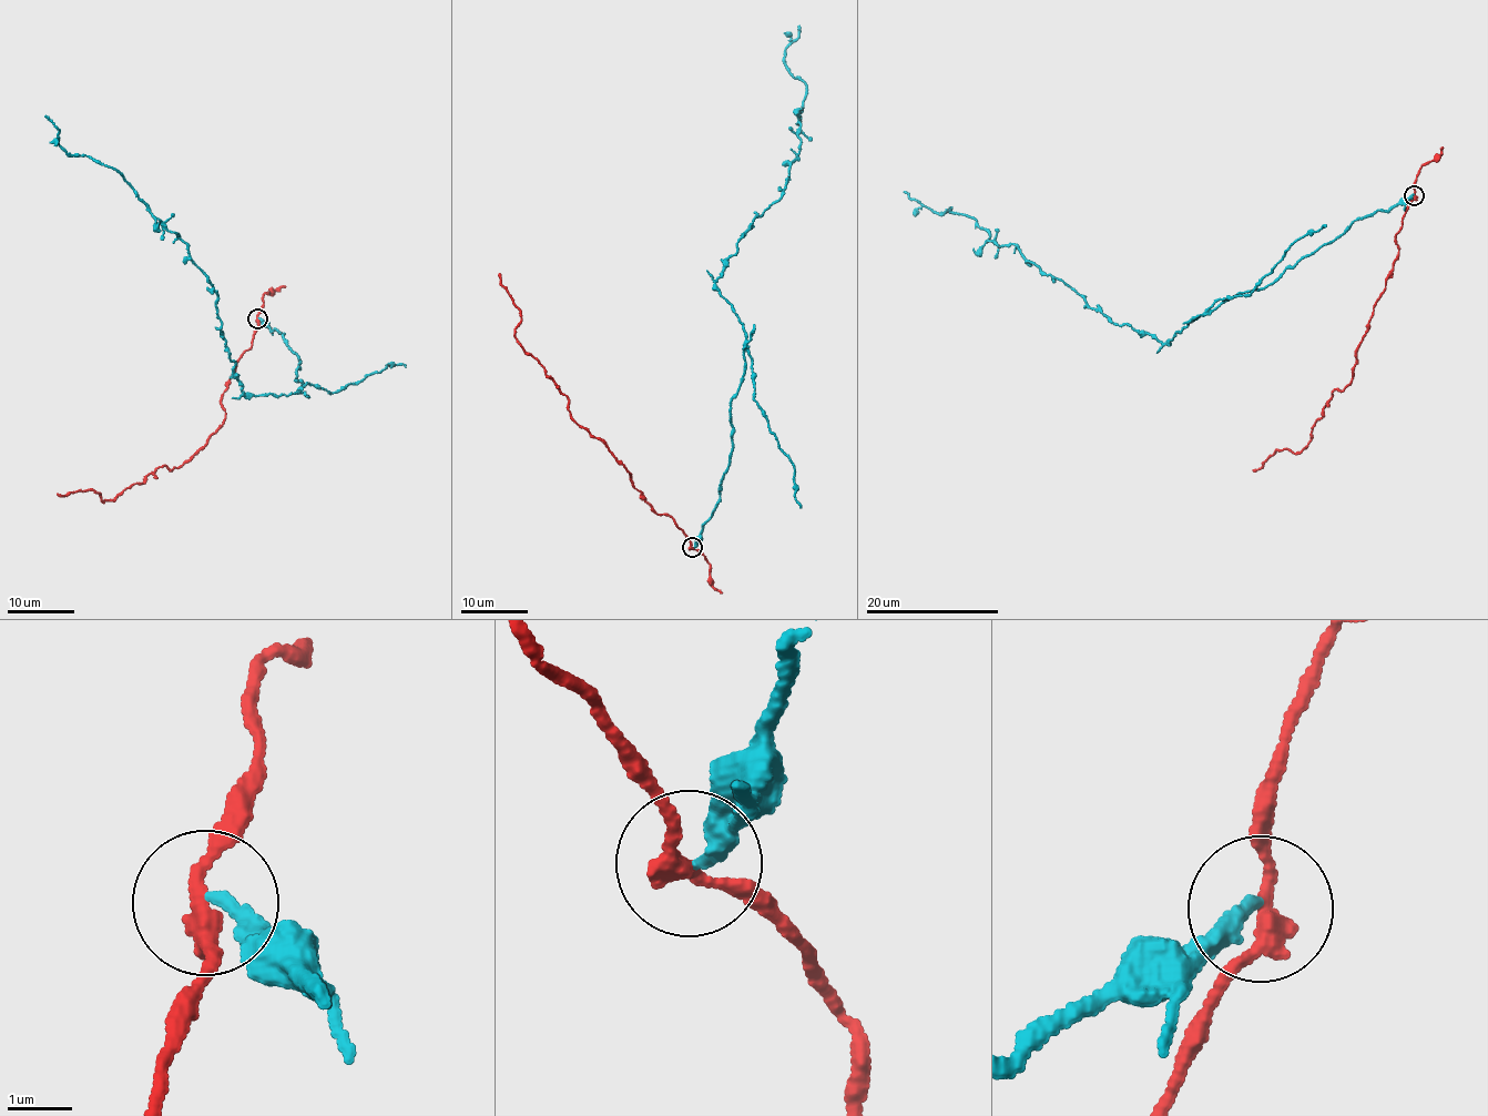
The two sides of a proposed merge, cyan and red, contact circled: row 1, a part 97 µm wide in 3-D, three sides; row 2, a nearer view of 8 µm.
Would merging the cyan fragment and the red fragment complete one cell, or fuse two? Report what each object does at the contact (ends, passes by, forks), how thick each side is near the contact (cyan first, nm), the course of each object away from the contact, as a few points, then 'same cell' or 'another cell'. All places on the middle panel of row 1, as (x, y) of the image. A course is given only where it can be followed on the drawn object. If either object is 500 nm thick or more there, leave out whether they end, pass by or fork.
cyan ends | red passes by | 240/260 nm | cyan via (693, 547), (716, 509), (744, 368), (744, 324), (716, 277), (798, 152), (806, 88), (784, 61), (799, 24) | red via (693, 547), (675, 520), (645, 501), (607, 445), (570, 416), (568, 397), (515, 337), (519, 308), (499, 274) | another cell

